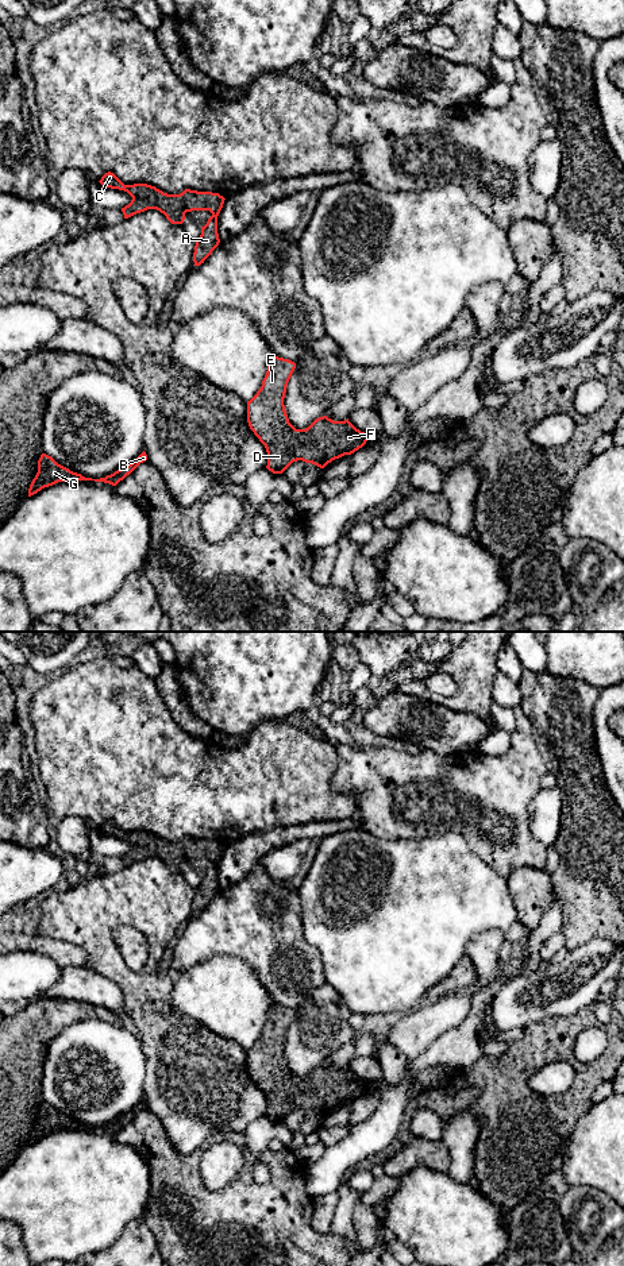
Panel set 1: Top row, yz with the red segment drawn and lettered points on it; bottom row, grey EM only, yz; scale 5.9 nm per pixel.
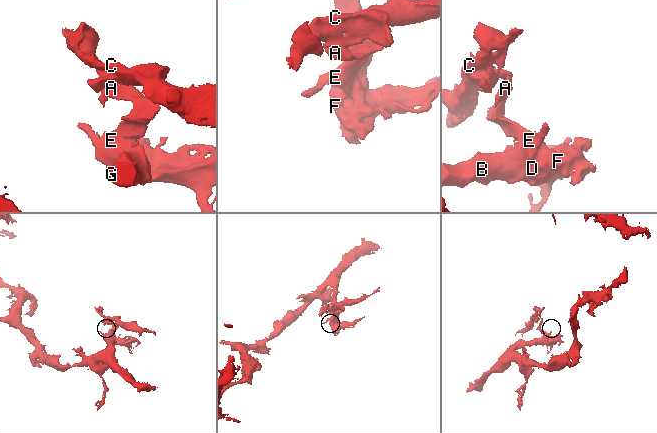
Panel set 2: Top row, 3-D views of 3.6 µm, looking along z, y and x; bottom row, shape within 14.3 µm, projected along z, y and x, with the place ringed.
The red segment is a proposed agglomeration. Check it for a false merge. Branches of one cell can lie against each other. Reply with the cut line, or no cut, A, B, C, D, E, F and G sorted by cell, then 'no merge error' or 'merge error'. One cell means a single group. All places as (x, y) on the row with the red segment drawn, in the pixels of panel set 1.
cut none; groups A B C D E F G; no merge error

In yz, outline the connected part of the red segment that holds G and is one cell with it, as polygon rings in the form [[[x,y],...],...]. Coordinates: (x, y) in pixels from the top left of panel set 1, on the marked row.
[[[143,451],[131,464],[126,466],[124,468],[120,468],[113,474],[107,475],[105,478],[92,479],[70,471],[69,468],[58,464],[51,456],[42,453],[38,460],[38,472],[28,489],[28,497],[36,494],[45,487],[66,480],[95,480],[116,486],[120,480],[130,475],[140,463],[146,460],[147,455]]]

